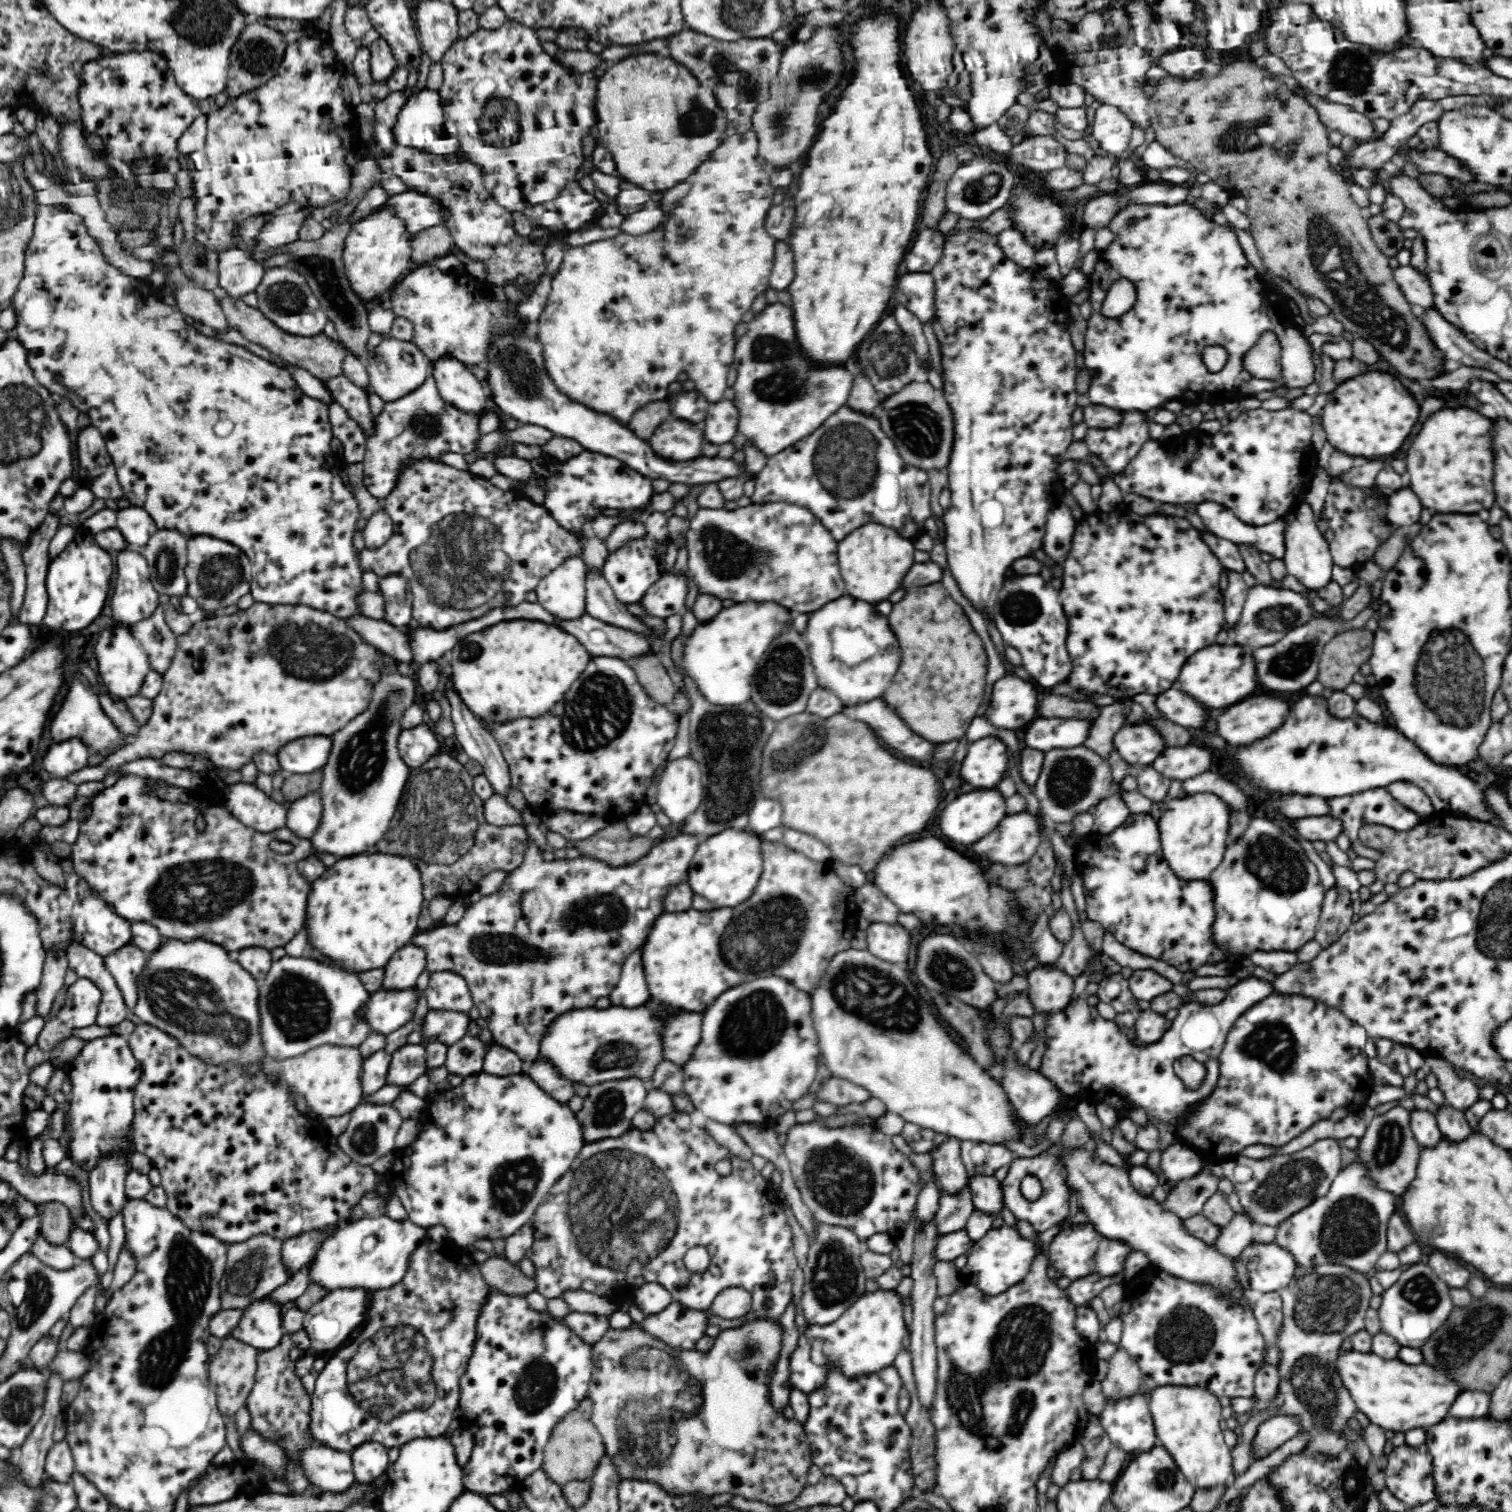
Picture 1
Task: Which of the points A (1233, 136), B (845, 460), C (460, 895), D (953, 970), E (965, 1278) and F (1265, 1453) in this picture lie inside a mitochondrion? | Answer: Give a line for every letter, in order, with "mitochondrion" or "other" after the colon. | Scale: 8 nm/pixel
A: mitochondrion
B: mitochondrion
C: other
D: mitochondrion
E: other
F: other

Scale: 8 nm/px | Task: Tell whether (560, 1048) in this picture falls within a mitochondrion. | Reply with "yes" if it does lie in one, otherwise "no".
no

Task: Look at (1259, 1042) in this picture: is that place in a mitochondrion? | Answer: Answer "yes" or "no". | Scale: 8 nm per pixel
yes

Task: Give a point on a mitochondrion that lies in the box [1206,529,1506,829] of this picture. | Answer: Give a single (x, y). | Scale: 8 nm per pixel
(1450, 678)

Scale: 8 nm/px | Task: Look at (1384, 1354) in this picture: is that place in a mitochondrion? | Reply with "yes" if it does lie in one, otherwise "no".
no

